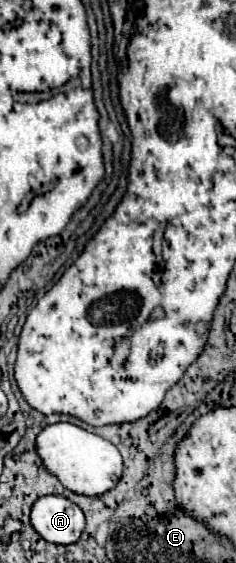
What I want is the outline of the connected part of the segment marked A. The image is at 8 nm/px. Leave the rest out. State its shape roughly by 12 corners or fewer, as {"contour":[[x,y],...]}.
{"contour":[[62,495],[40,497],[30,521],[40,537],[76,543],[82,509]]}

